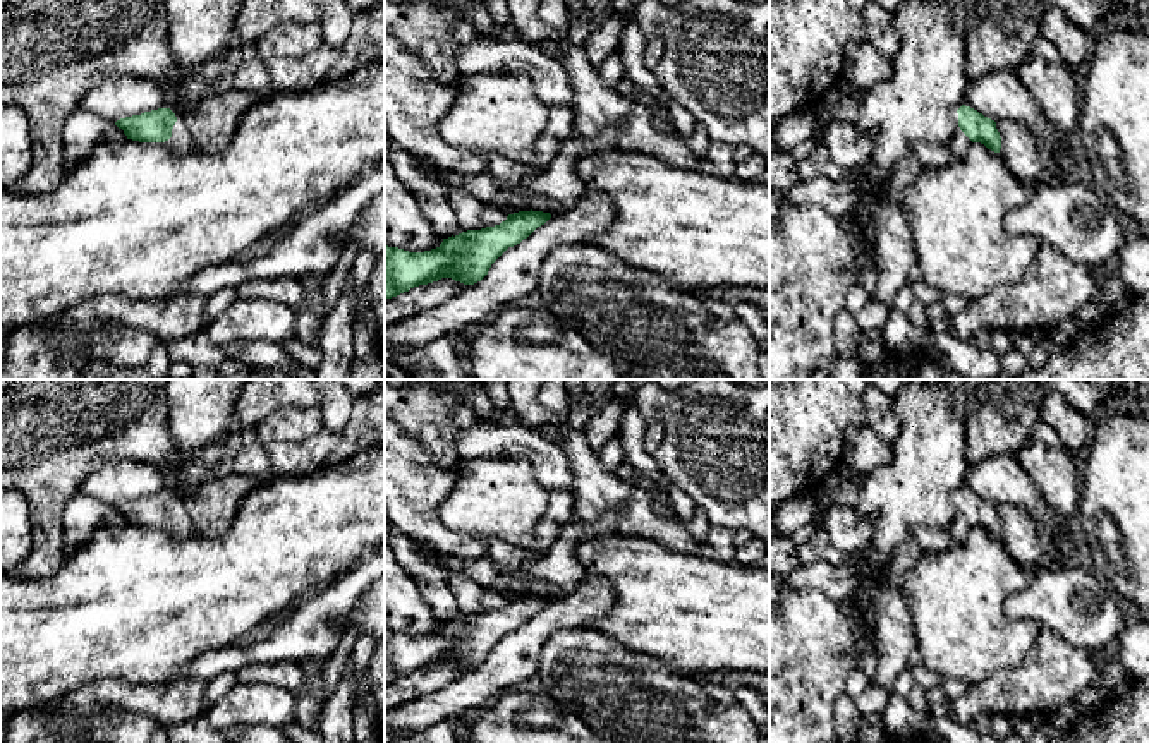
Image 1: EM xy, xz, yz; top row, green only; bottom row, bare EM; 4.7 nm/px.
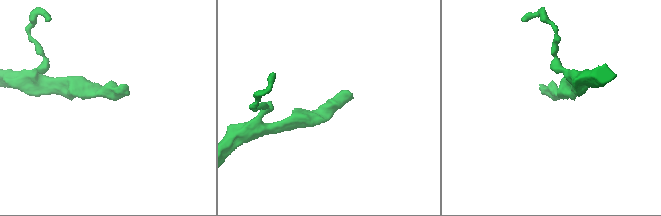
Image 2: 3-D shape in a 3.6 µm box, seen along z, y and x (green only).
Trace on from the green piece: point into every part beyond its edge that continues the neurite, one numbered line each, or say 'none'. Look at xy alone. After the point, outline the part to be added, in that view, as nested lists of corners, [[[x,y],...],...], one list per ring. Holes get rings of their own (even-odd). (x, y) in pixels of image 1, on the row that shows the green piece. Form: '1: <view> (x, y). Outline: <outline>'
1: xy (181, 143). Outline: [[[175,122],[173,129],[172,129],[172,137],[168,141],[163,142],[172,153],[179,154],[179,156],[185,156],[194,153],[194,141],[192,141],[192,134],[191,130],[180,124]]]

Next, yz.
1: yz (959, 144). Outline: [[[957,130],[948,142],[953,160],[962,160],[967,154],[970,142],[972,141],[962,130]]]

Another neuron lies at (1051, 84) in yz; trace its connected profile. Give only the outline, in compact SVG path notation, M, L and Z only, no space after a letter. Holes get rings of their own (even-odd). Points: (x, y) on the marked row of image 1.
M1029 57L1017 69L1017 76L1051 125L1063 132L1079 127L1080 94L1075 86L1075 70L1063 62Z

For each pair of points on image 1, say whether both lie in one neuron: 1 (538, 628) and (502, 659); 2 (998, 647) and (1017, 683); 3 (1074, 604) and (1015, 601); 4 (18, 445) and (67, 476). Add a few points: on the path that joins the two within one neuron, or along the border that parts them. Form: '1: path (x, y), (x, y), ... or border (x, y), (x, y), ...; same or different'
1: path (529, 637), (510, 656); same
2: border (1036, 637), (1019, 664), (1000, 668), (972, 685); different
3: path (1060, 603), (1029, 603); same
4: path (31, 445), (42, 445), (59, 462); same

